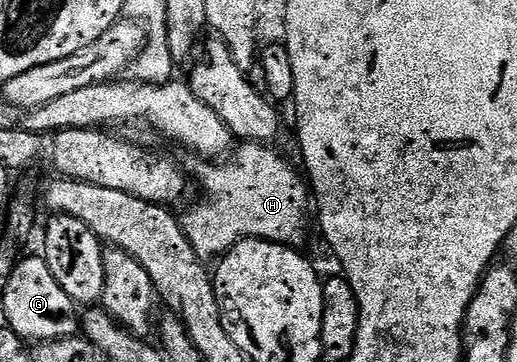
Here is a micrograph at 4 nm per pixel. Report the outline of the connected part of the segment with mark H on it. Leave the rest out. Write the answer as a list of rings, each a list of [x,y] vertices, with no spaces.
[[[246,142],[241,147],[221,162],[202,162],[198,168],[198,184],[203,192],[202,201],[192,205],[180,216],[184,234],[188,242],[192,242],[192,250],[196,250],[196,254],[206,262],[229,252],[243,238],[273,240],[276,244],[298,246],[306,236],[306,211],[309,208],[311,211],[312,196],[303,173],[299,169],[298,173],[269,143]]]

